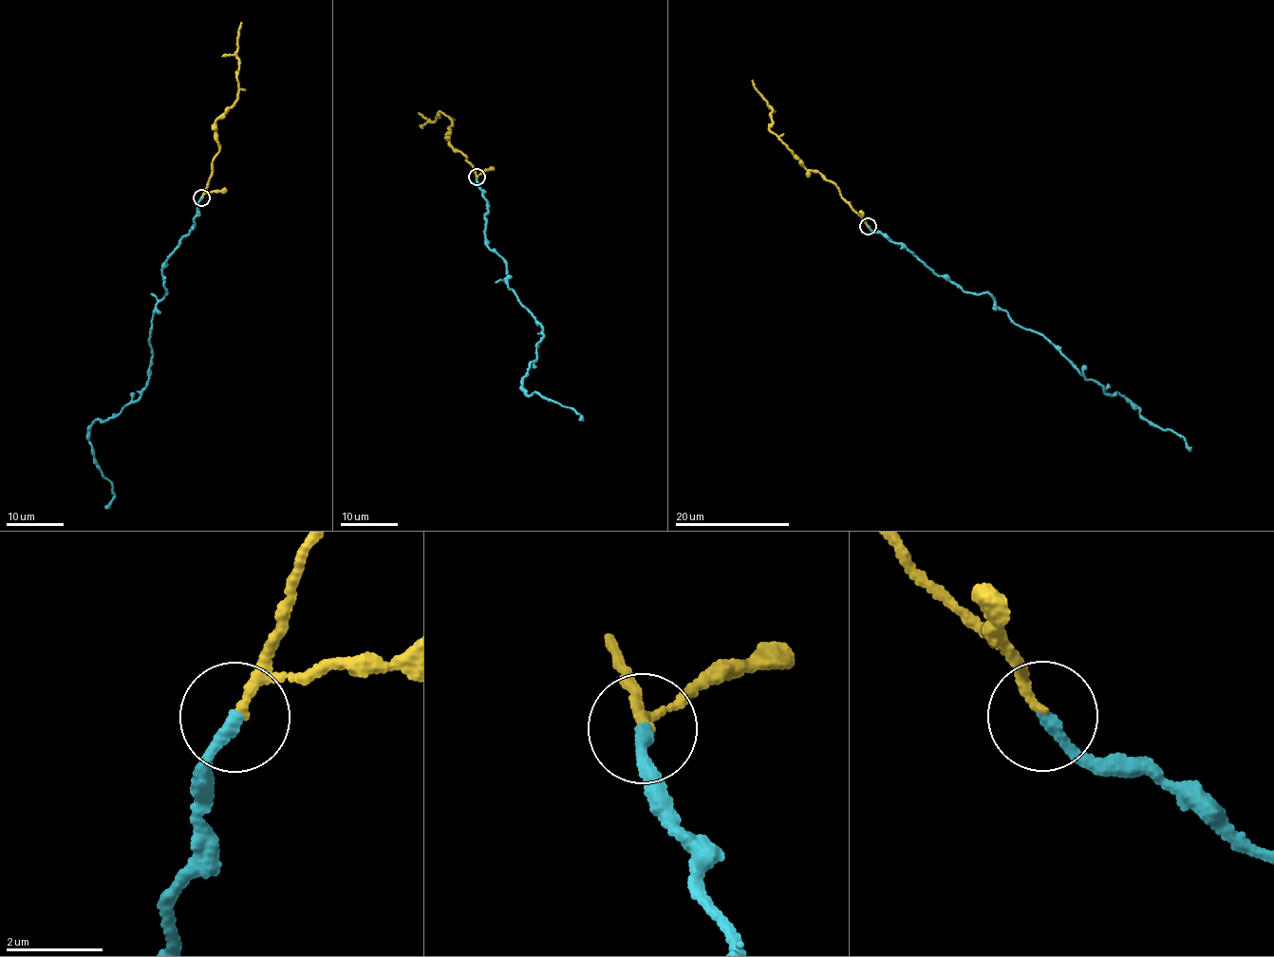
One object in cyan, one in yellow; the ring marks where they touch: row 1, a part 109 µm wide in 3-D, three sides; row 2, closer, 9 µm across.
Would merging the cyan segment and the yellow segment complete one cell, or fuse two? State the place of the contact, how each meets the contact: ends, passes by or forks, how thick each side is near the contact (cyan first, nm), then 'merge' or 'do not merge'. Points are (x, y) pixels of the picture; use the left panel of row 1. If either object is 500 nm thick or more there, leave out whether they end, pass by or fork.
(201, 197) | cyan ends | yellow passes by | 240/150 nm | do not merge

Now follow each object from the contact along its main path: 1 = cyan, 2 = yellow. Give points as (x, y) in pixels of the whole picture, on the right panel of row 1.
1: (867, 226), (969, 292), (990, 293), (1014, 323), (1042, 335), (1087, 379), (1129, 399), (1190, 451)
2: (867, 225), (834, 183), (800, 165), (769, 128), (773, 122), (772, 107), (752, 80)

